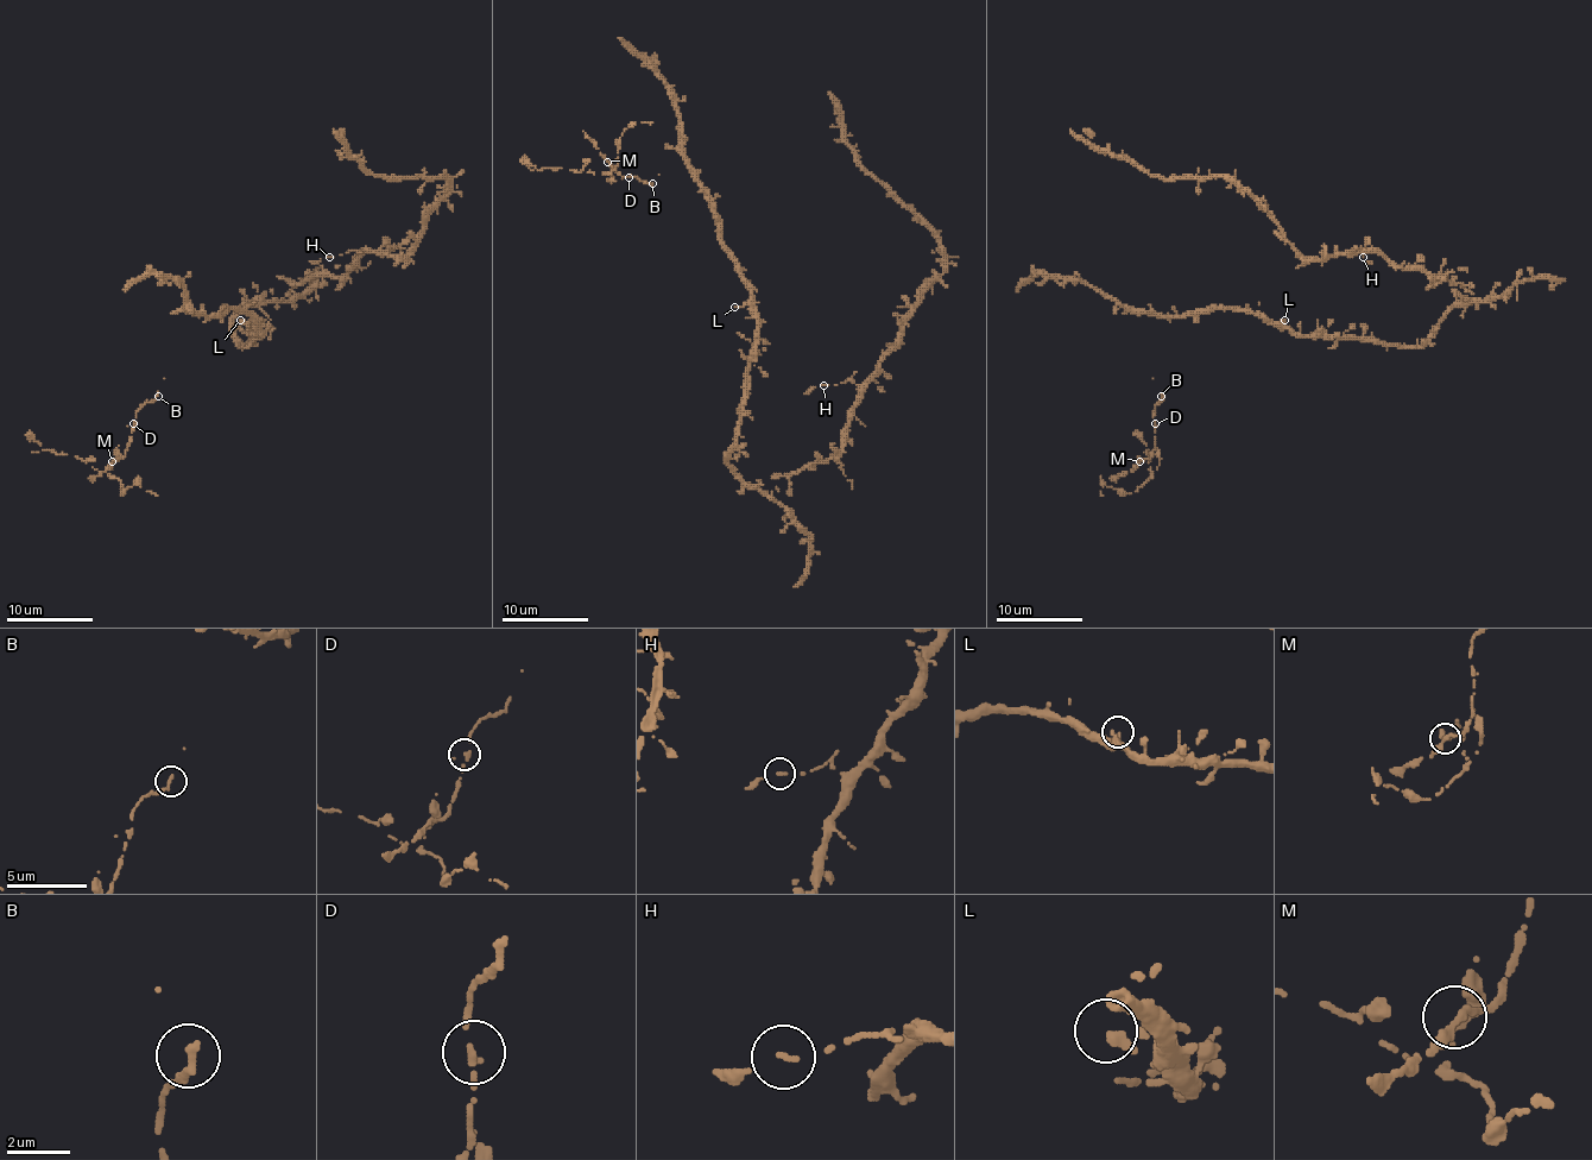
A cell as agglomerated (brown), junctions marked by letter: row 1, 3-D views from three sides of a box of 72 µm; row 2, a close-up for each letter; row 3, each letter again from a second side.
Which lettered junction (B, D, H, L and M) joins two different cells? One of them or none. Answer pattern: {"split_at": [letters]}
{"split_at": ["D"]}

